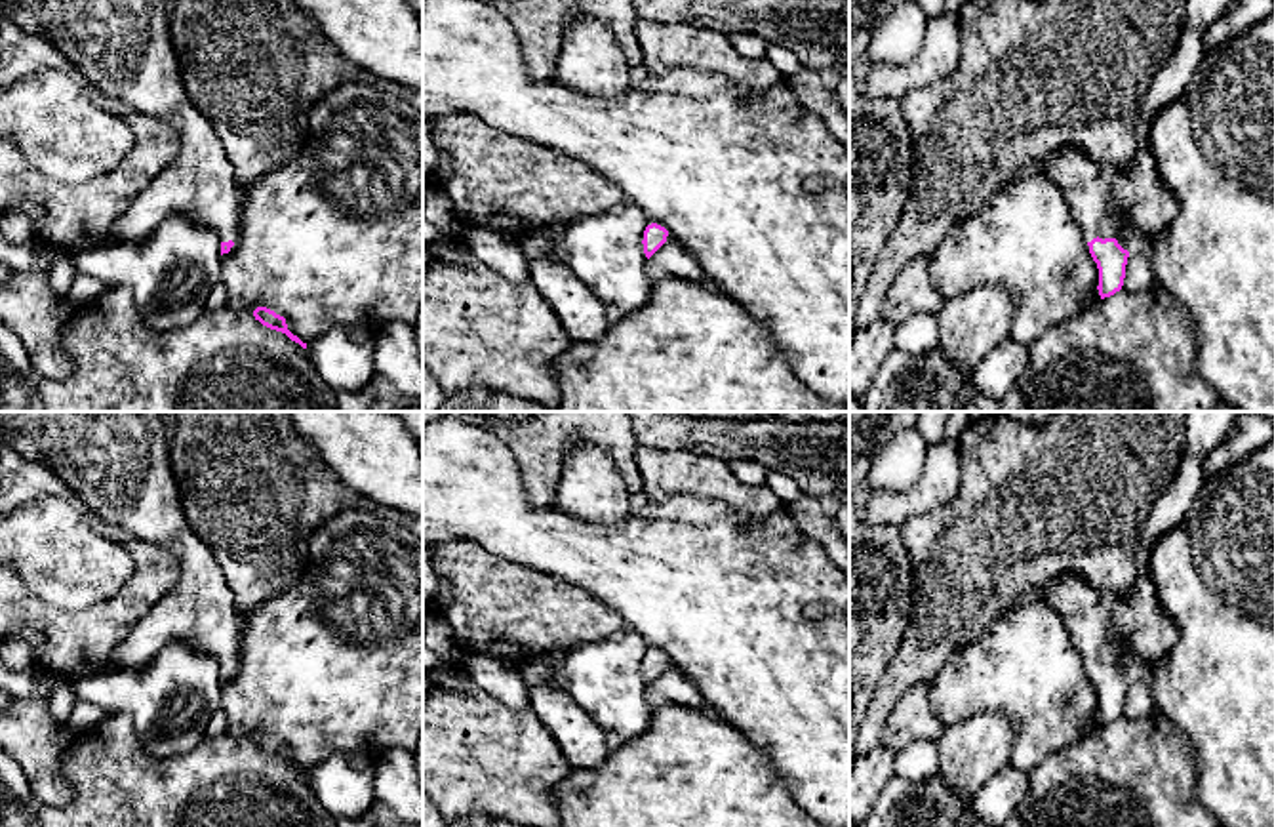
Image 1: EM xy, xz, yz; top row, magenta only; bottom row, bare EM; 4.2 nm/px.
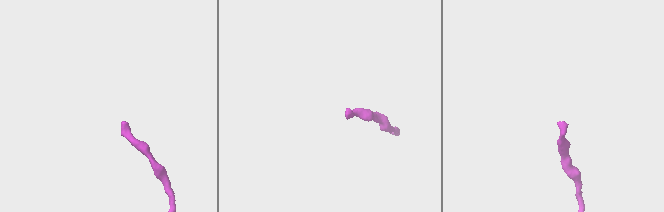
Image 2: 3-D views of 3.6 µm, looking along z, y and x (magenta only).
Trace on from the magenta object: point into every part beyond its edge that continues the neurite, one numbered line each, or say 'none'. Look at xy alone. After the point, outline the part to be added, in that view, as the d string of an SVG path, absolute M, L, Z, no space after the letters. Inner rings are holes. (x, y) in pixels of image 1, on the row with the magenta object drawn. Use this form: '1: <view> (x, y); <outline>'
1: xy (124, 50); M0 0L0 21L11 21L23 30L51 42L95 91L116 97L149 118L166 120L179 133L181 149L150 185L135 198L114 225L116 242L135 242L149 236L162 219L185 215L196 225L211 227L221 242L236 240L242 194L236 187L234 168L227 158L219 135L206 116L192 105L185 90L179 59L169 36L171 0Z

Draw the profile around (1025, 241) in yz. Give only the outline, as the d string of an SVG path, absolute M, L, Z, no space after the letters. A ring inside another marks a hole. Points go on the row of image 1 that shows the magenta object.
M1021 171L981 212L952 225L929 255L927 272L945 301L986 284L1004 288L1015 303L1009 337L1025 345L1082 314L1099 286L1097 263L1063 191L1040 171Z

